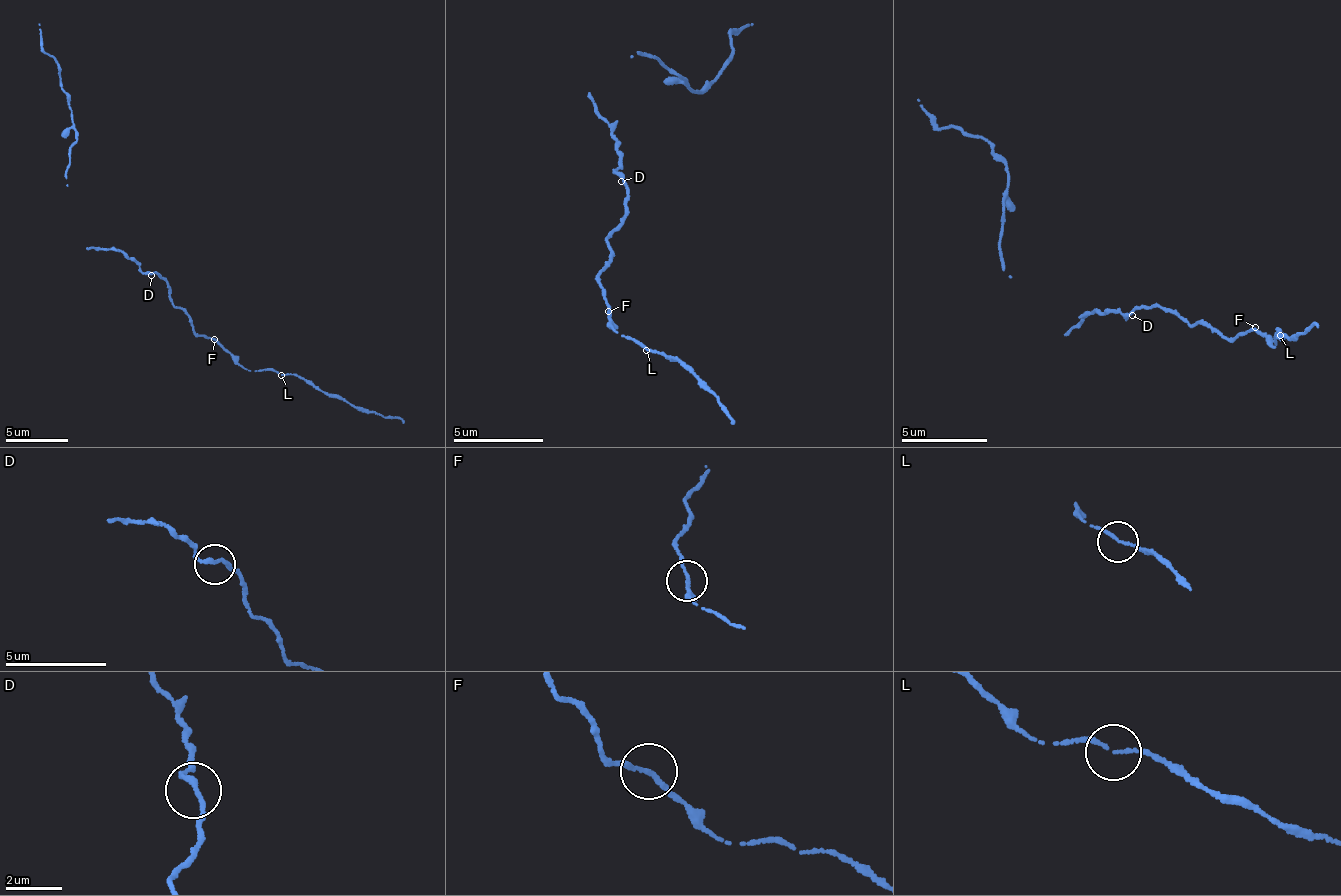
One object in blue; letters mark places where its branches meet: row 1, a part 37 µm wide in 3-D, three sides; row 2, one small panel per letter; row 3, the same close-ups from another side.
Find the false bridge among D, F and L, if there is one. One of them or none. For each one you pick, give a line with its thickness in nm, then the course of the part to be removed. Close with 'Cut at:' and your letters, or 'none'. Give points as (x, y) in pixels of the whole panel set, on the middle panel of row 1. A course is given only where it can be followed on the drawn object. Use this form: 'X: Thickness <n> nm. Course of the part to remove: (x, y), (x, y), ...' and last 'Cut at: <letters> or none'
Cut at: none

